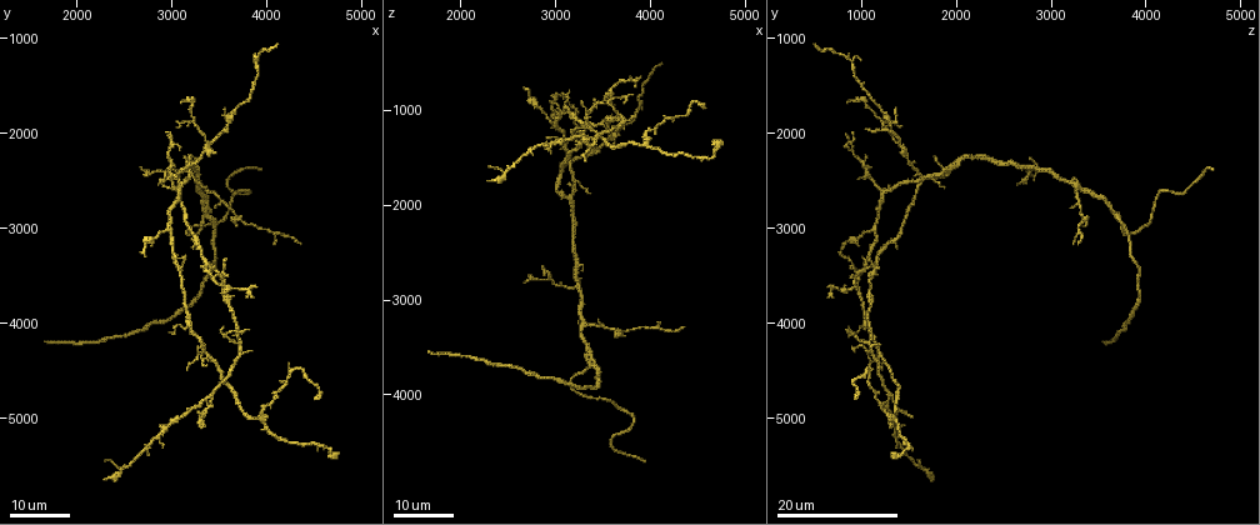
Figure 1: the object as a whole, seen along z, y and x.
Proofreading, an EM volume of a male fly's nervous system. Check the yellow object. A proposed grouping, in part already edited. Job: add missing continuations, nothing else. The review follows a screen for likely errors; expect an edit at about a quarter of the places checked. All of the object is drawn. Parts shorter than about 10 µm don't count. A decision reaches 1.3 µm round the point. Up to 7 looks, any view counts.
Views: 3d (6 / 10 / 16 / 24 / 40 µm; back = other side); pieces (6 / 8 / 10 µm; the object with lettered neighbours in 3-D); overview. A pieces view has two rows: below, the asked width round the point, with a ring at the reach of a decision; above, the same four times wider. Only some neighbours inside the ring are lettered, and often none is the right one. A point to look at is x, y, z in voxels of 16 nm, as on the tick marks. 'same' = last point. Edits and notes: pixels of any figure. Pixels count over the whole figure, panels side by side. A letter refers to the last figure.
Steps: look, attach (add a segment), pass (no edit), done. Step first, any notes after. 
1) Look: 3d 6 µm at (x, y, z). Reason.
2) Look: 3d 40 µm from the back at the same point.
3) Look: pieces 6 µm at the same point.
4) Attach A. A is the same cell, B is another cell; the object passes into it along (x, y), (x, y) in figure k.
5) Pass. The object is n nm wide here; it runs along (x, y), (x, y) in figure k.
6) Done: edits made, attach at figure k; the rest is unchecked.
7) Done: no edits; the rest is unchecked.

Look: 3d 16 µm at (1680, 4220, 3560).

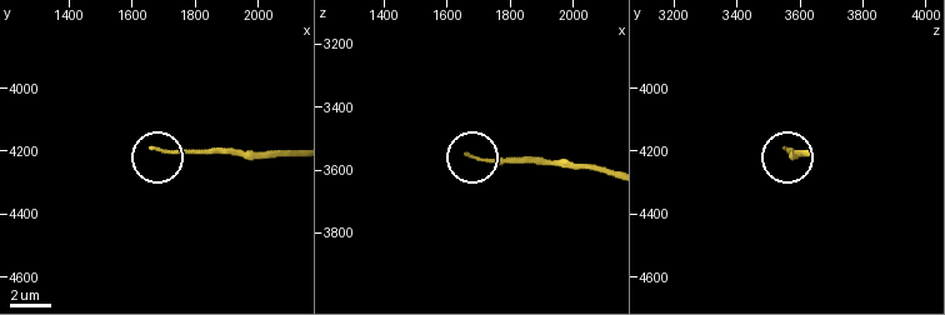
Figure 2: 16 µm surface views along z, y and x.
Look: pieces 10 µm at (1660, 4200, 3550).

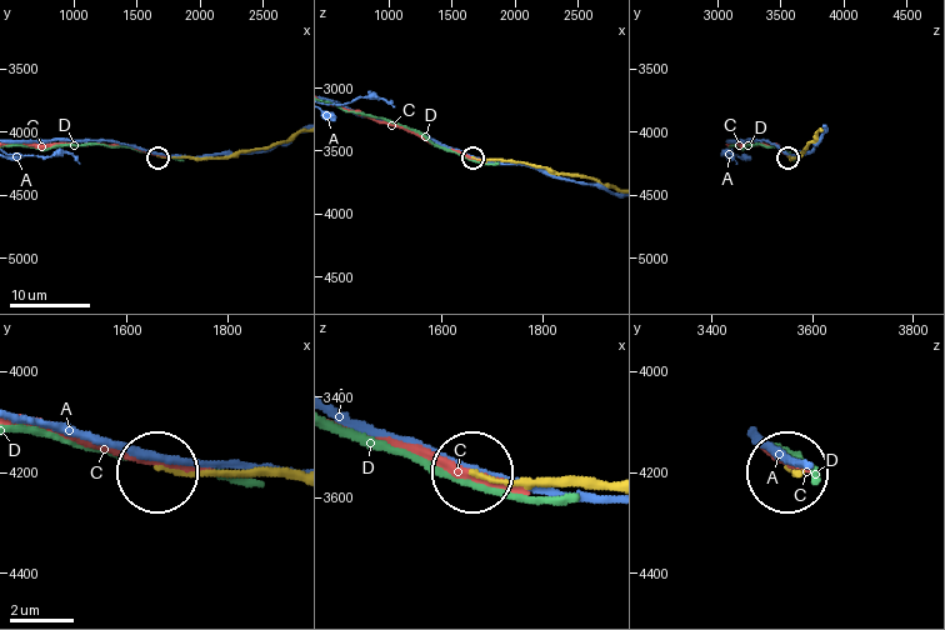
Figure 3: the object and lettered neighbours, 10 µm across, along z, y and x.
Pass. A, C and D are other cells; it runs along (275, 143), (211, 159), (158, 156) in figure 3; none of them fits.

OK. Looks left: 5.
Look: 3d 24 µm at (2900, 2560, 1300). Free end.

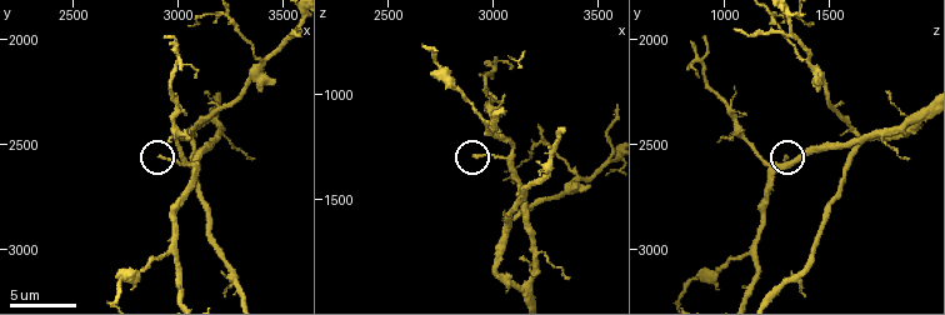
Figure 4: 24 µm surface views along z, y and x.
Look: 3d 10 µm at (2920, 2550, 1300).

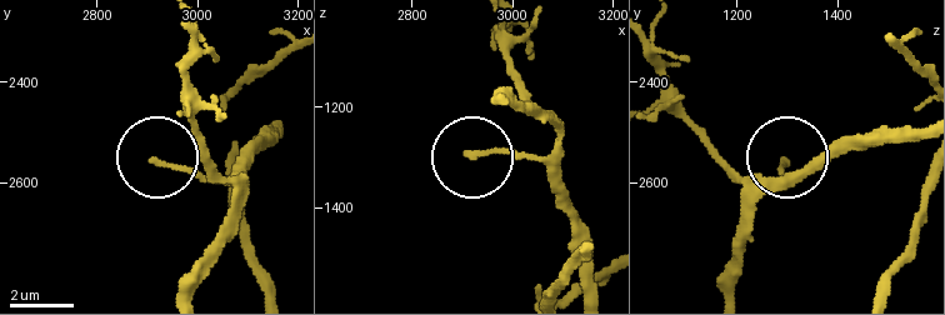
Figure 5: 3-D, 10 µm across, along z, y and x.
Look: pieces 8 µm at (2915, 2565, 1290). See the neighbours.

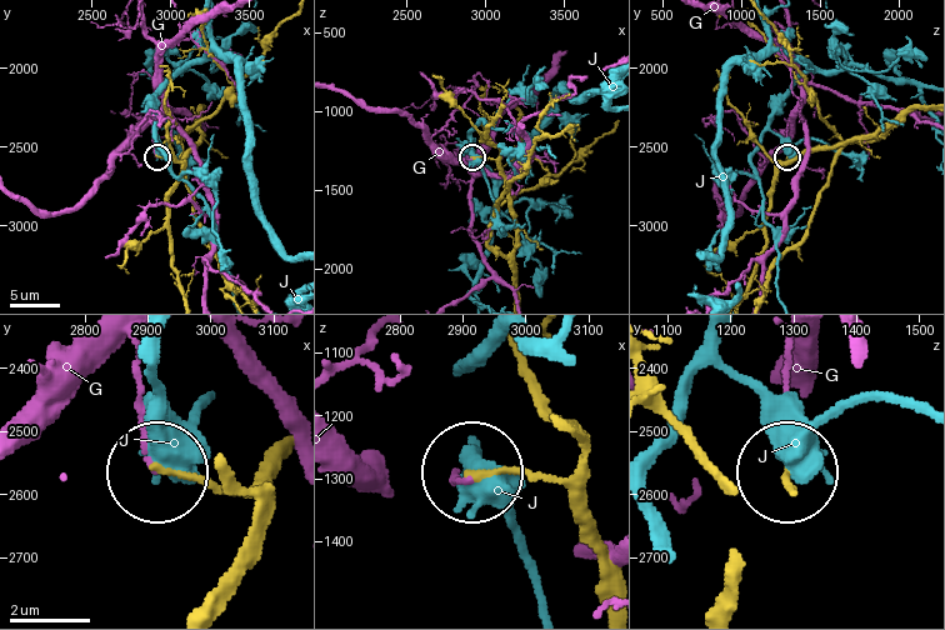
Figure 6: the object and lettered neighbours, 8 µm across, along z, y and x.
Pass. G and J are other cells; it runs along (604, 549), (558, 481), (480, 468) in figure 6; no lettered segment goes on from it.

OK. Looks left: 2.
Look: 3d 24 µm at (3940, 2360, 4680). End of a long branch.

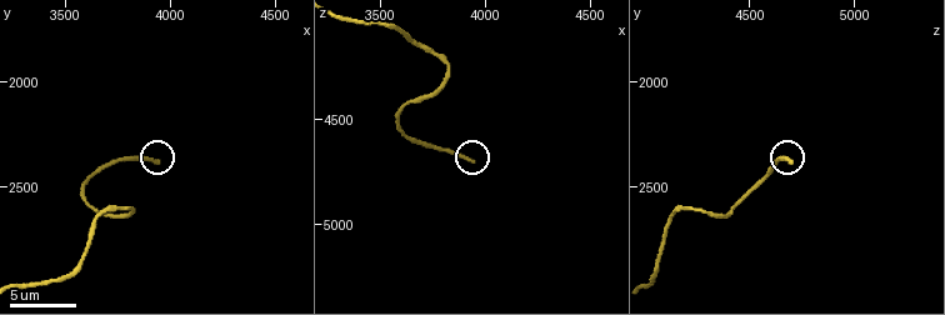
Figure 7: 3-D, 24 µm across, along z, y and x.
Look: pieces 10 µm at (3930, 2390, 4700).

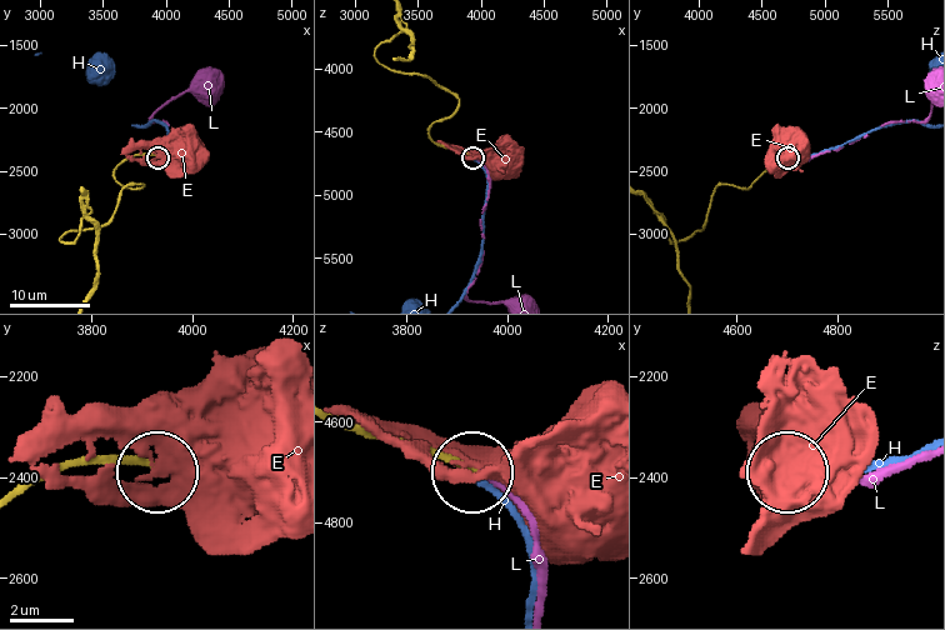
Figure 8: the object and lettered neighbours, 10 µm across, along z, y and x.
Attach L. The object is 220 nm wide here; L is the same cell, E and H are other cells; it goes on there.

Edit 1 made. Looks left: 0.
Done: edits made, attach at figure 8; the rest is unchecked.

